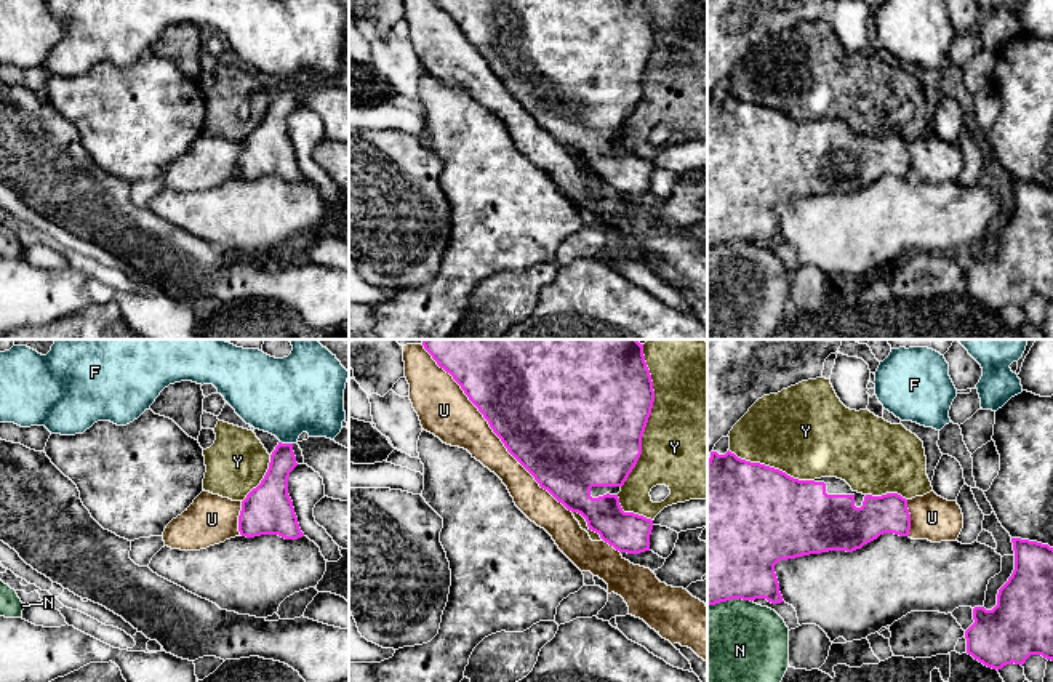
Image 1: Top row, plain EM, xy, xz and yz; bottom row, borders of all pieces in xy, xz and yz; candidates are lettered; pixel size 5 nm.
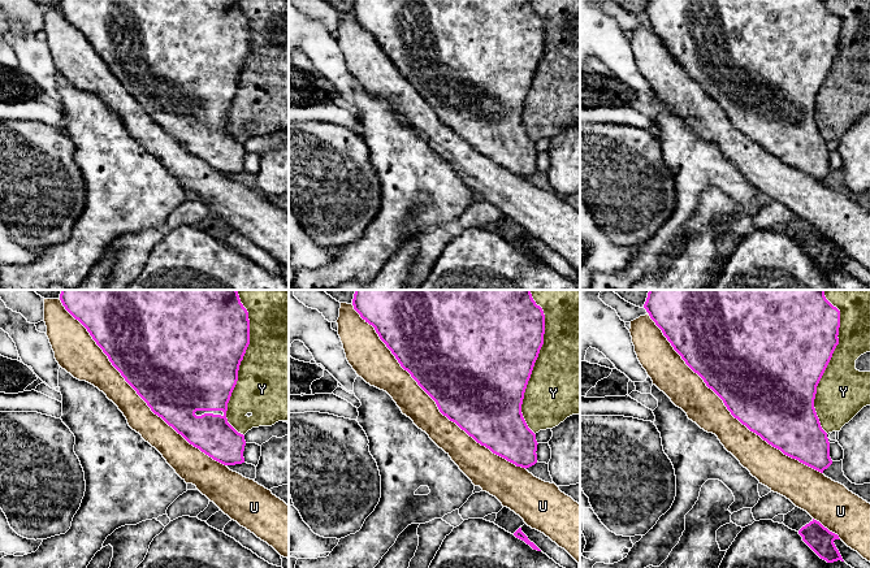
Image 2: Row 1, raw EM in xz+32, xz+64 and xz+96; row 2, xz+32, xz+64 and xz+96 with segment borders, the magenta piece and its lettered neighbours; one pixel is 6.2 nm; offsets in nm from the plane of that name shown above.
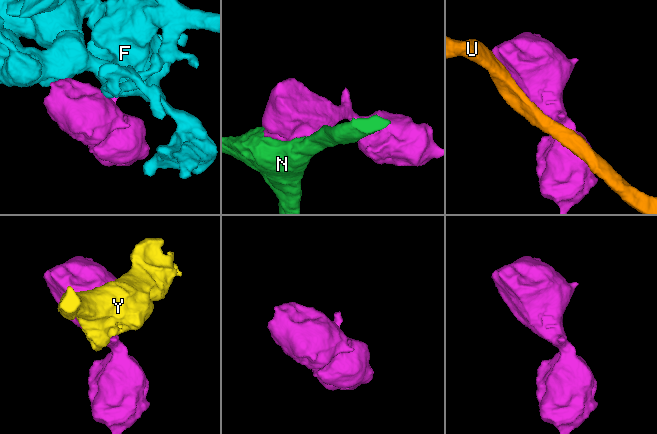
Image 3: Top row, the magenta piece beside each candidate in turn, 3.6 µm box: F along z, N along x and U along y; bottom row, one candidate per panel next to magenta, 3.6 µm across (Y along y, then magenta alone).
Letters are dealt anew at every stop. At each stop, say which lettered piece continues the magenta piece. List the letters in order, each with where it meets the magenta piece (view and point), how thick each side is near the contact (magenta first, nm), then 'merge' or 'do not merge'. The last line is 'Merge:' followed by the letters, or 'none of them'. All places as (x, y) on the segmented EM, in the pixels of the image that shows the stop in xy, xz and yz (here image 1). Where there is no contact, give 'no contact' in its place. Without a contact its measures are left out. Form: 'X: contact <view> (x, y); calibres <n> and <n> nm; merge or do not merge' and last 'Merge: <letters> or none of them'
F: contact xy (287, 444); calibres 150 and 400 nm; do not merge
N: contact yz (728, 599); calibres 500 and 420 nm; do not merge
U: contact xz (493, 431); calibres 500 and 260 nm; do not merge
Y: contact xz (648, 417); calibres 500 and 500 nm; do not merge
Merge: none of them

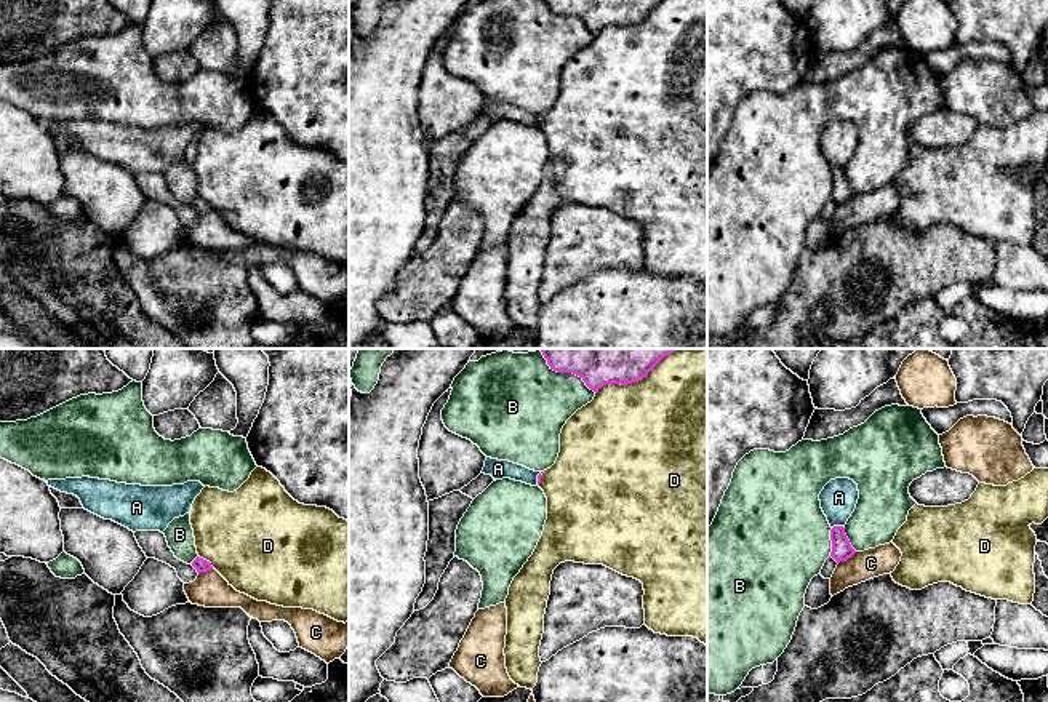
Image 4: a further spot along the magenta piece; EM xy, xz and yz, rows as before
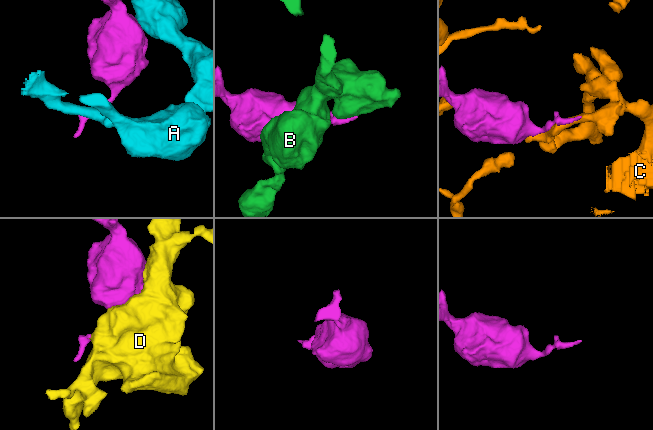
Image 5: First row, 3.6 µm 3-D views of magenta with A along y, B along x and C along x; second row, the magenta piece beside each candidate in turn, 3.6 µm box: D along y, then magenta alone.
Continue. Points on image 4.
A: contact yz (837, 526); calibres 100 and 190 nm; do not merge
B: contact yz (832, 542); calibres 100 and 480 nm; do not merge
C: contact yz (847, 558); calibres 100 and 150 nm; do not merge
D: contact xz (637, 381); calibres 360 and 500 nm; do not merge
Merge: none of them

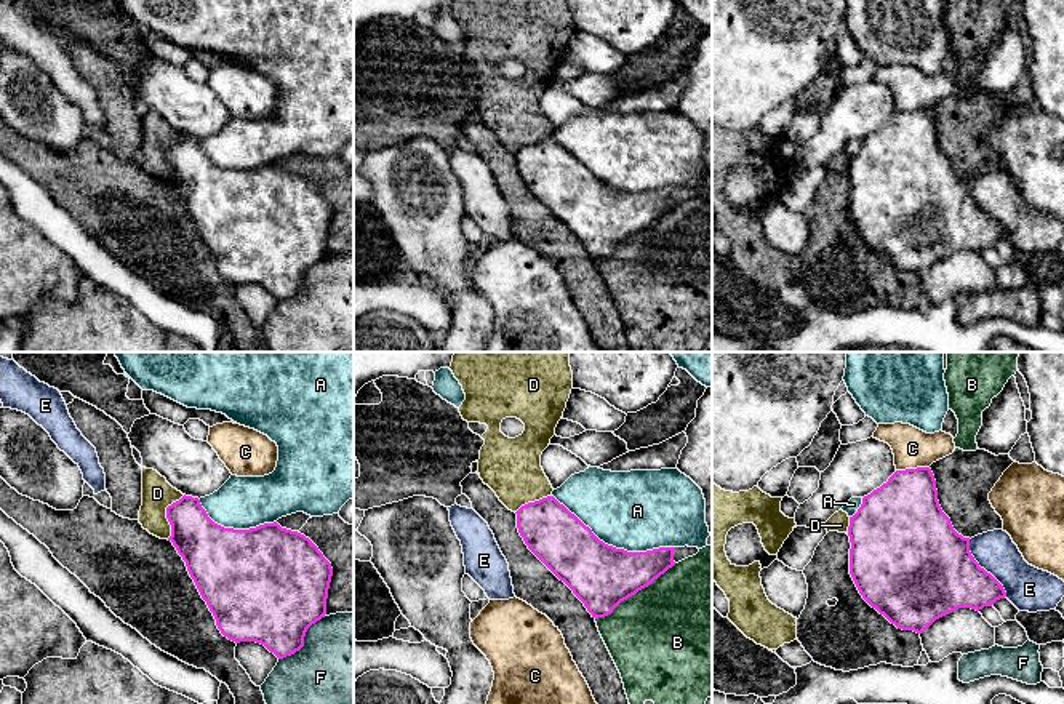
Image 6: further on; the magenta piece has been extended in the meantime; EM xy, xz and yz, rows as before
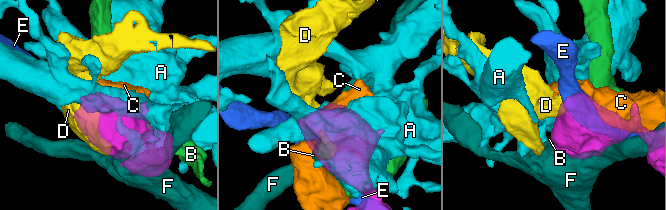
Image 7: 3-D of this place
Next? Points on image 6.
A: contact xz (612, 546); calibres 320 and 400 nm; do not merge
B: contact xz (636, 592); calibres 320 and 500 nm; do not merge
C: contact yz (912, 469); calibres 380 and 200 nm; do not merge
D: contact xy (167, 514); calibres 260 and 160 nm; do not merge
E: contact yz (983, 568); calibres 420 and 220 nm; do not merge
F: contact xy (303, 640); calibres 440 and 460 nm; do not merge
Merge: none of them

